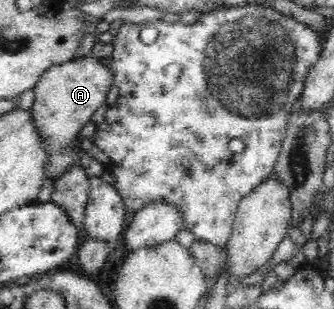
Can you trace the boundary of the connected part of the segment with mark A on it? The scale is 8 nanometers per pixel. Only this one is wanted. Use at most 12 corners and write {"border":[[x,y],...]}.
{"border":[[94,56],[36,83],[32,122],[55,181],[80,163],[80,130],[113,84]]}

